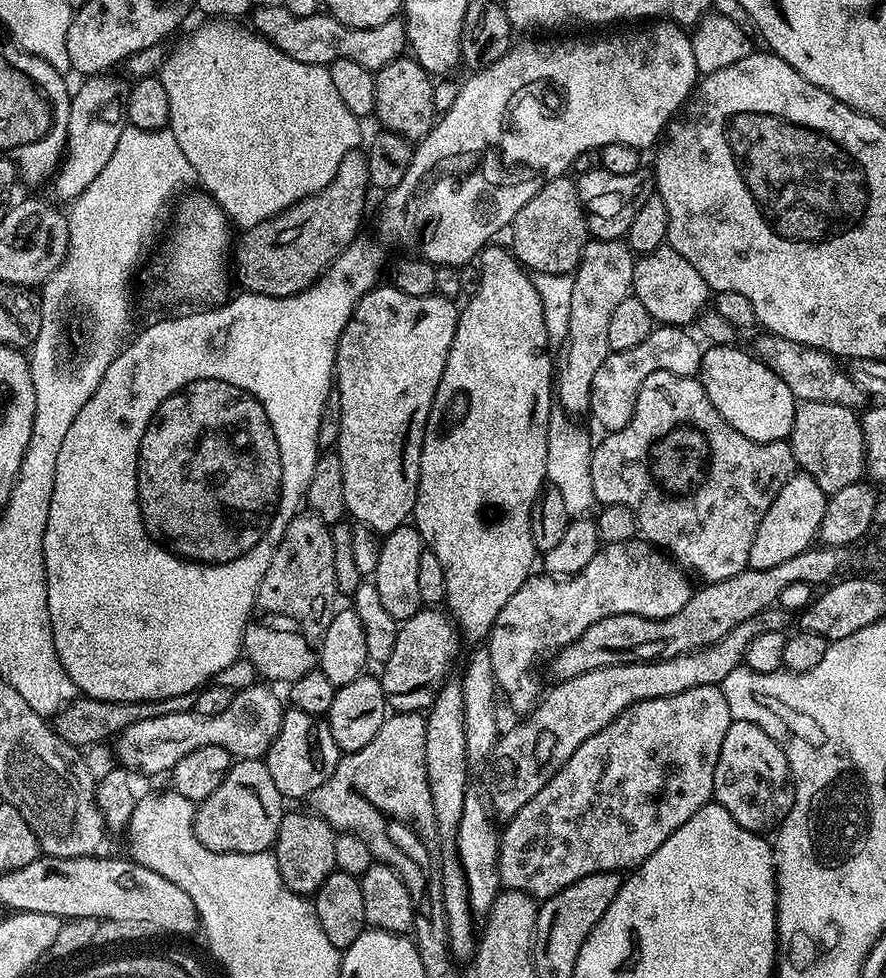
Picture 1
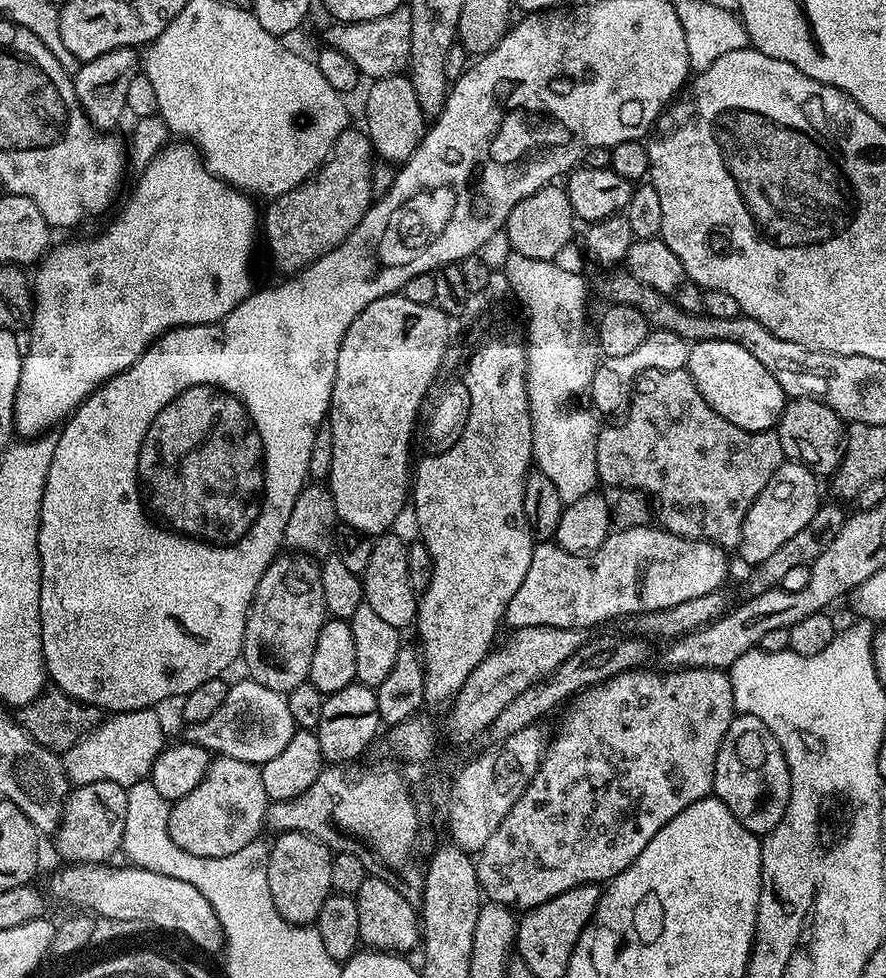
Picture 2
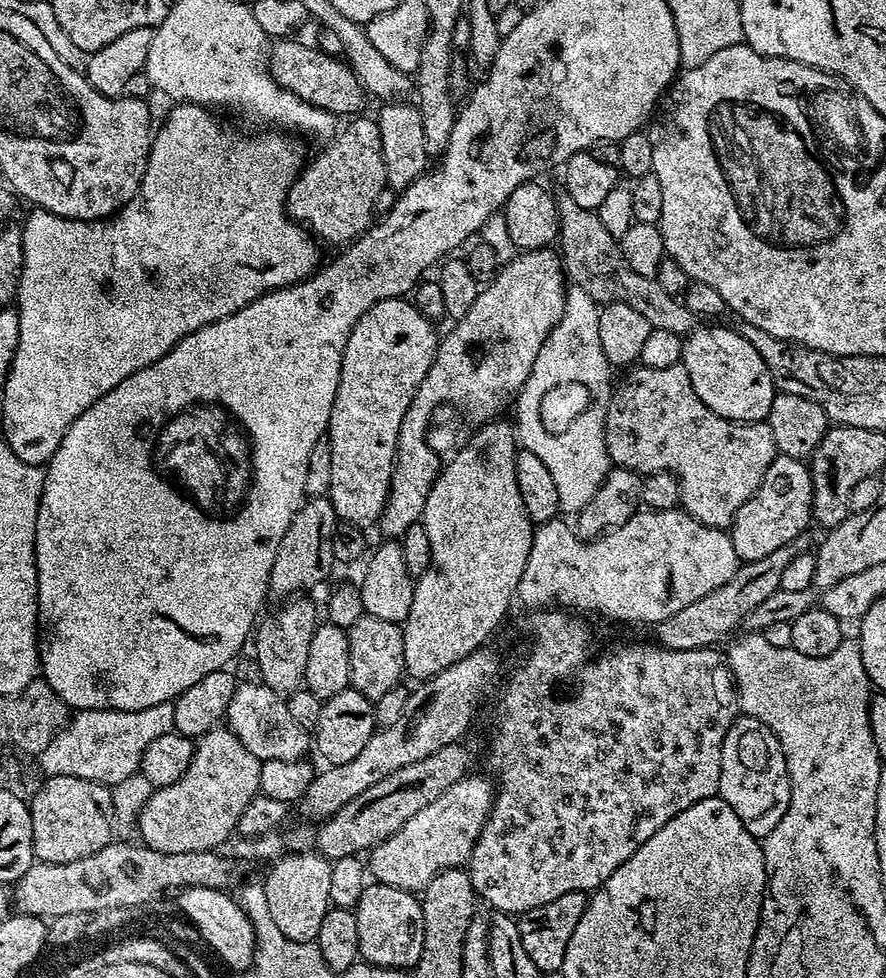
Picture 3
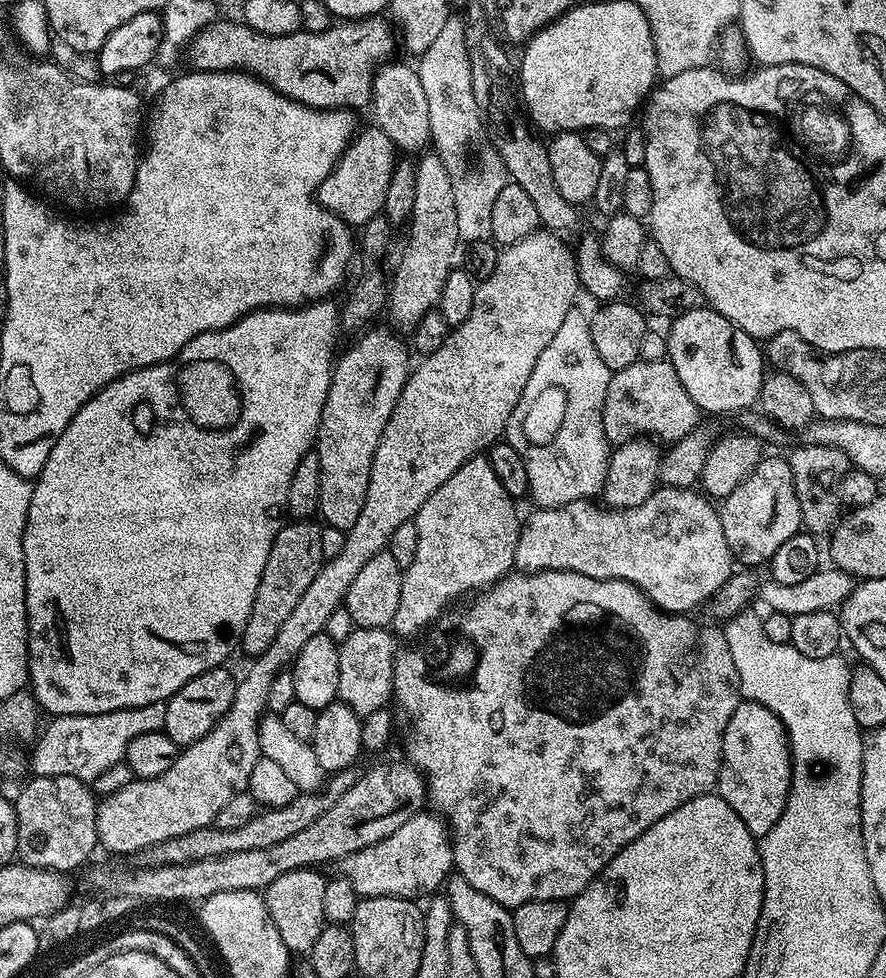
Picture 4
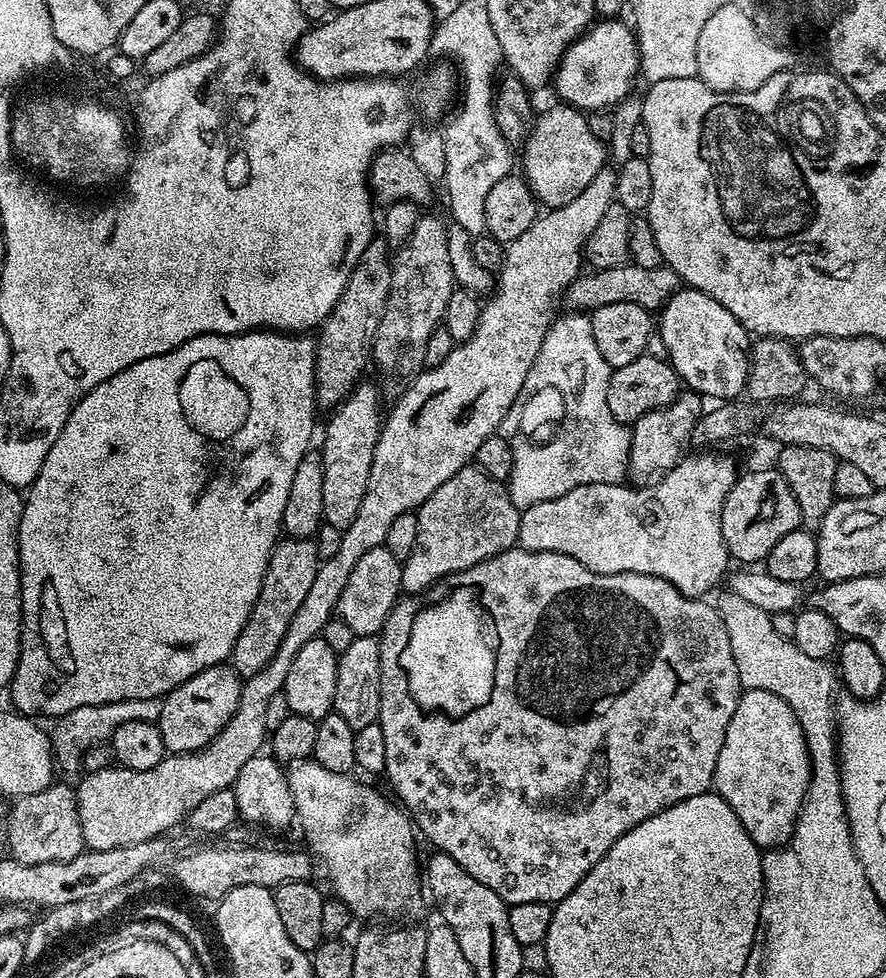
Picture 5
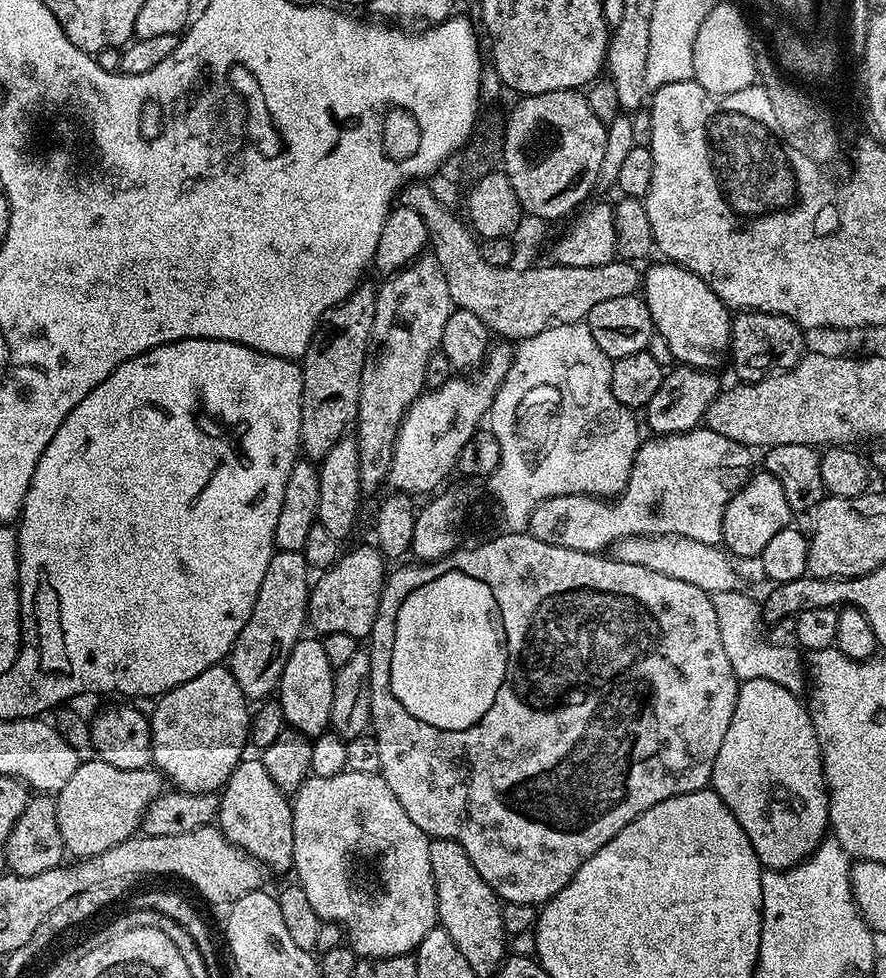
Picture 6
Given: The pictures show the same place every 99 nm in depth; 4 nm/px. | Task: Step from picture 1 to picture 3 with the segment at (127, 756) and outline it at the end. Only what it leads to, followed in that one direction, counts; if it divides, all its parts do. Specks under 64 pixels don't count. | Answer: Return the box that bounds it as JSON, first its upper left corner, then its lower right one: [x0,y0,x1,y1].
[226,682,310,761]

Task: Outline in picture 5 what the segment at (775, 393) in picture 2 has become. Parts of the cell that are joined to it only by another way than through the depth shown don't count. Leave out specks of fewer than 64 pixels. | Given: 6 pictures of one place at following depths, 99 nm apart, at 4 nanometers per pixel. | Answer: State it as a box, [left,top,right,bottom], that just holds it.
[658,287,750,402]

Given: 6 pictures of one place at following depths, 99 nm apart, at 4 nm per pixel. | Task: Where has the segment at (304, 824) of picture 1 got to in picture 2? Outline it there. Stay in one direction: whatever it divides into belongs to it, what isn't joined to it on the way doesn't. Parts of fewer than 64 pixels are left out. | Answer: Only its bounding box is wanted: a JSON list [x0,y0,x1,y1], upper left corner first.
[268,832,333,925]

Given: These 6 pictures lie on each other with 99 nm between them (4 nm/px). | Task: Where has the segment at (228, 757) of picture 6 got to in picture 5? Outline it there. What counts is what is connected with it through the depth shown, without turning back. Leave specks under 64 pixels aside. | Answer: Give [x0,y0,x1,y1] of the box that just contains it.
[159,663,242,753]

